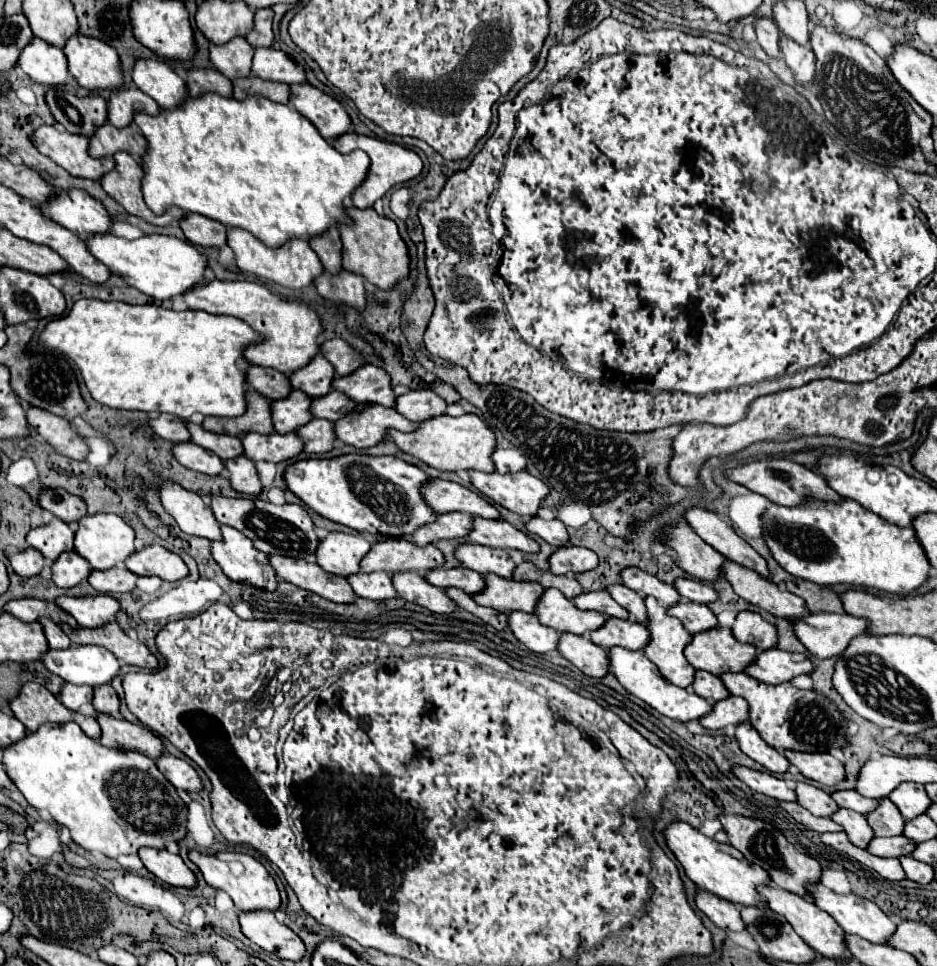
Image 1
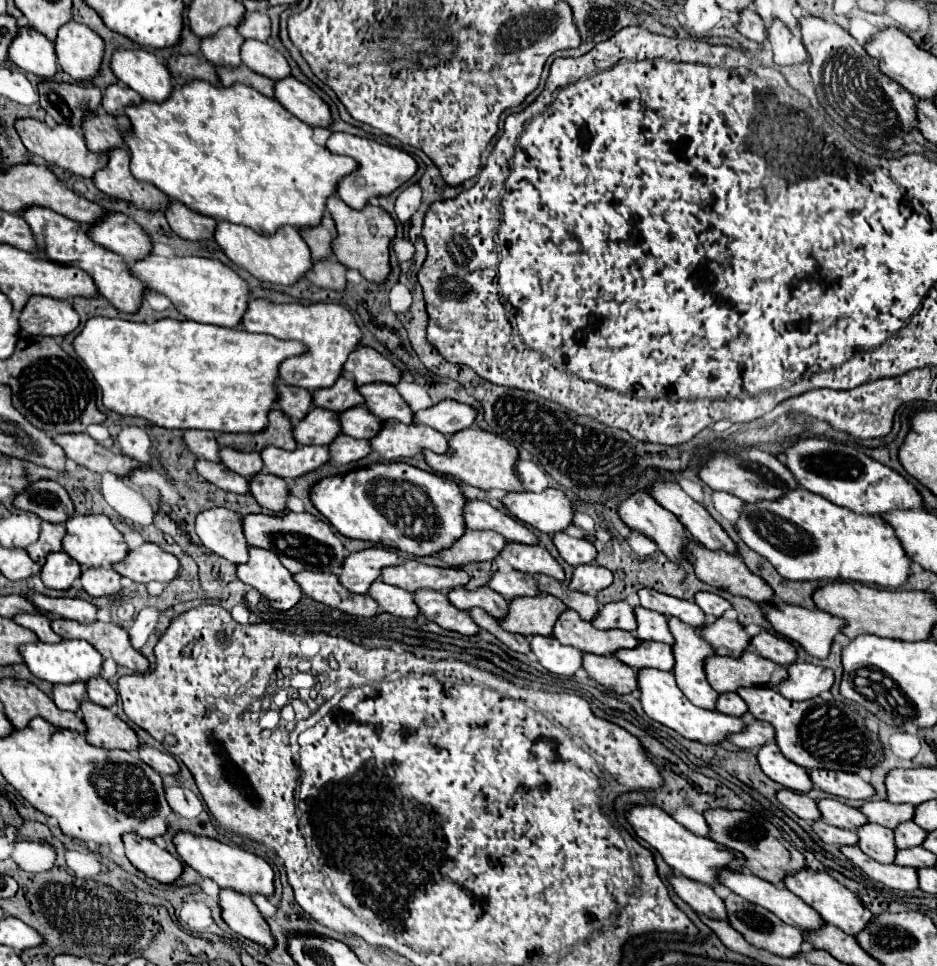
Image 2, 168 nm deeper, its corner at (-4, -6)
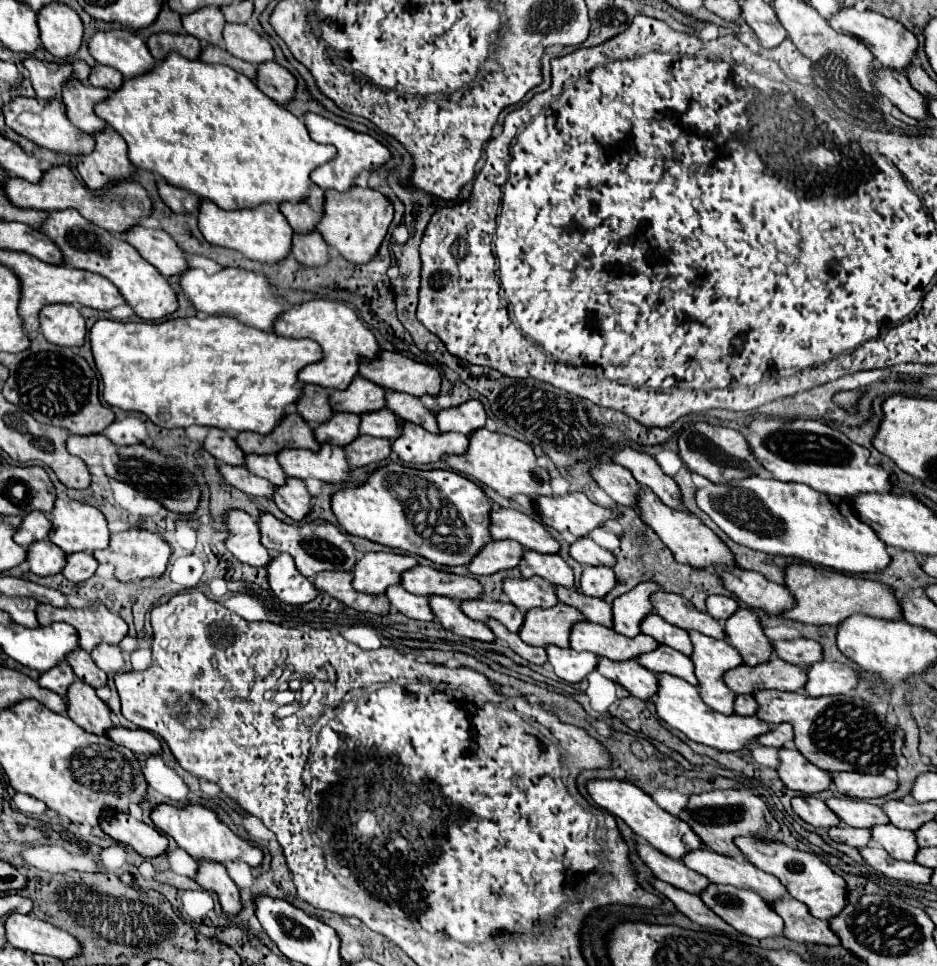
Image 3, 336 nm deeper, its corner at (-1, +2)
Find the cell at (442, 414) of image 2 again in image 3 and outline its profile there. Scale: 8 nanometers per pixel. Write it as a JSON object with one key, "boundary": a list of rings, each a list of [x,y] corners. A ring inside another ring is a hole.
{"boundary":[[[469,400],[457,408],[437,412],[441,432],[459,432],[471,436],[477,428],[485,428],[487,414],[479,400]]]}

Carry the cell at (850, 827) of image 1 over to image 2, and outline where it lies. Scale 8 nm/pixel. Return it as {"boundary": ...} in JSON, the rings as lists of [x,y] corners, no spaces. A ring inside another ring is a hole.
{"boundary":[[[864,824],[864,826],[856,828],[856,834],[858,834],[858,846],[864,854],[868,854],[870,858],[874,858],[882,864],[892,862],[892,856],[896,854],[892,830],[880,826],[880,824]]]}

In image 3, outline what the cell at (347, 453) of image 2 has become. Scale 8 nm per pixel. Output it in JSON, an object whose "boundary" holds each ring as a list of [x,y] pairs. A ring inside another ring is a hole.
{"boundary":[[[359,436],[353,444],[345,446],[349,462],[353,466],[369,466],[371,462],[381,462],[391,456],[391,440],[373,438],[373,436]]]}

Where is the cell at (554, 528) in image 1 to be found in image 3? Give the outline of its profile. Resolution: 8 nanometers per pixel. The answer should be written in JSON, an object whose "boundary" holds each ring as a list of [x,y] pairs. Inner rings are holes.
{"boundary":[[[581,538],[581,540],[575,540],[571,544],[571,556],[573,560],[577,560],[579,564],[585,564],[585,566],[615,566],[617,564],[617,558],[601,548],[599,544],[595,544],[591,538]]]}

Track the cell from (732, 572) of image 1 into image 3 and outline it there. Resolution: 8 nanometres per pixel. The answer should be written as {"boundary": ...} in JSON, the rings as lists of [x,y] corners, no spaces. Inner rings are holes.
{"boundary":[[[645,486],[637,494],[637,510],[643,524],[647,524],[661,538],[661,542],[673,552],[673,556],[679,562],[707,570],[711,570],[715,564],[733,564],[733,556],[729,556],[729,548],[725,548],[725,544],[721,544],[721,540],[695,514],[661,504],[661,500],[657,500],[657,496],[653,496],[653,492]]]}

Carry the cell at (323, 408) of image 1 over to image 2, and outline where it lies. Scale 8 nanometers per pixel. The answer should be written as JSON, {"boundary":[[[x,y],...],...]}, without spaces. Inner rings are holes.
{"boundary":[[[354,406],[340,412],[338,422],[344,434],[362,440],[368,440],[368,436],[372,436],[372,432],[380,428],[380,420],[376,420],[376,416],[372,416],[372,412],[368,412],[366,406]]]}

